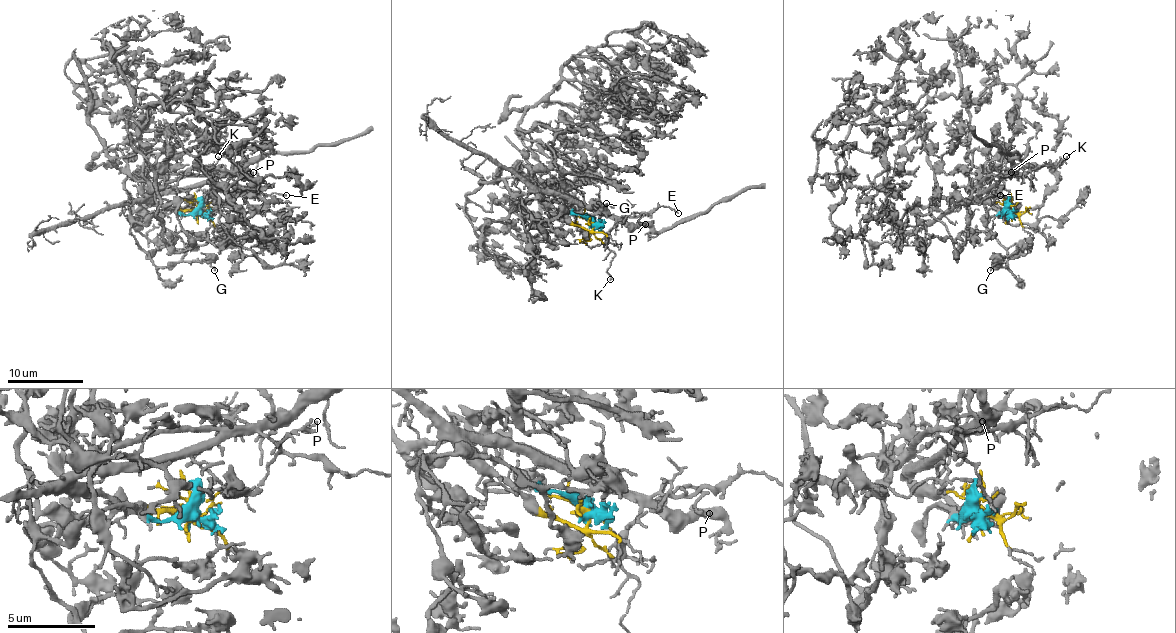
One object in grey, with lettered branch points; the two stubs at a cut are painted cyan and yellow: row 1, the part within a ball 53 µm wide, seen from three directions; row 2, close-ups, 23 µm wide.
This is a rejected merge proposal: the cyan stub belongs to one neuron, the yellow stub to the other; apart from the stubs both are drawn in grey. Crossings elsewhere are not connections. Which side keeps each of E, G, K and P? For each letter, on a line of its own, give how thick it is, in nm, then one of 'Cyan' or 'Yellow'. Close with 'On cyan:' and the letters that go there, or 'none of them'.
E: Thickness 130 nm. Yellow
G: Thickness 150 nm. Cyan
K: Thickness 160 nm. Yellow
P: Thickness 140 nm. Yellow
On cyan: G

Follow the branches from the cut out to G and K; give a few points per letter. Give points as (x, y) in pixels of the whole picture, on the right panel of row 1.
G: (1010, 211), (1002, 215), (991, 207), (985, 222), (1006, 249), (1008, 264), (1000, 264), (1000, 260), (991, 270)
K: (1011, 211), (1000, 211), (981, 194), (1000, 179), (1040, 165), (1055, 167), (1066, 156)

